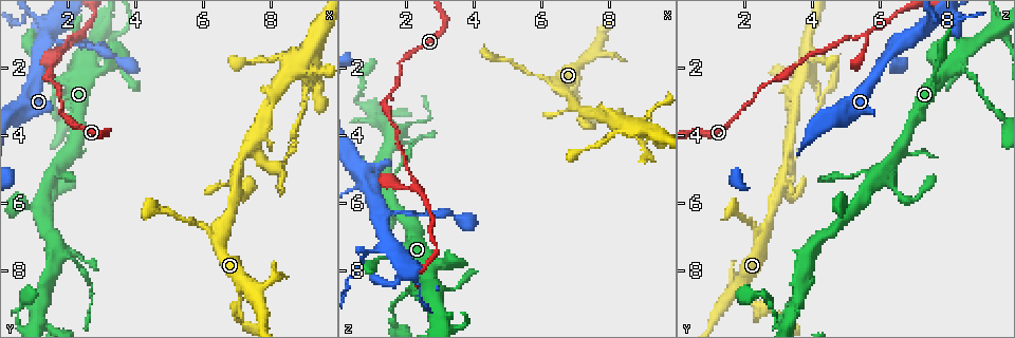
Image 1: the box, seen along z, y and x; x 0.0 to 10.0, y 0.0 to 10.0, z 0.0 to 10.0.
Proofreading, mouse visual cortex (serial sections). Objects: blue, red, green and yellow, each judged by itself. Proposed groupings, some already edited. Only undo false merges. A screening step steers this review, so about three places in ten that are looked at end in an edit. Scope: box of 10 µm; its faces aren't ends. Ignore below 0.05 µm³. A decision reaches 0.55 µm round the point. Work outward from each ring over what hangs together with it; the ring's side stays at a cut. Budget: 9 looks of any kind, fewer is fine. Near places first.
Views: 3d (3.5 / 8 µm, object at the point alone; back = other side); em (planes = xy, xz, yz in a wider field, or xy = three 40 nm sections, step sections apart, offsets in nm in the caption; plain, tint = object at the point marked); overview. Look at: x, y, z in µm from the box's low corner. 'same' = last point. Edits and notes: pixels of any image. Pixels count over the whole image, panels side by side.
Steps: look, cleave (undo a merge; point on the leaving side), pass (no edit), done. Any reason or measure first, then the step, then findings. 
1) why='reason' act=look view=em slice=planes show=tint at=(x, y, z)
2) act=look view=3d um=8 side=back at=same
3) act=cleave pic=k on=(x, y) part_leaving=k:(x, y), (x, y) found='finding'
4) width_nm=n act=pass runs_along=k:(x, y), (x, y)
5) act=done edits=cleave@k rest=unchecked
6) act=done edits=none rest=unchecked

act=look view=3d um=8 at=(6.35, 6.85, 2.60)

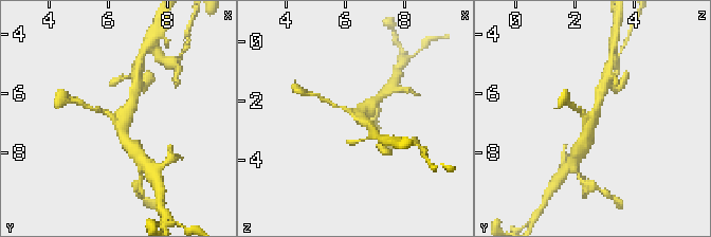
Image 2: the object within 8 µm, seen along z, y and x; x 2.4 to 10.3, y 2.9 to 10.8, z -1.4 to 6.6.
why='zoom in' act=look view=3d um=3.5 at=same

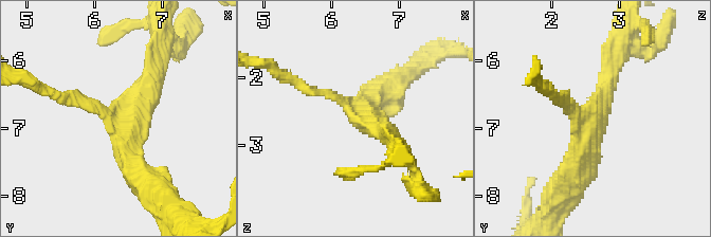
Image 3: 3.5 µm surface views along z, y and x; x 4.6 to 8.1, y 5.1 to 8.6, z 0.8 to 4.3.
arms=3 arm_widths_nm=150,300,350 why='shape alone is not enough' act=look view=em slice=xy step=3 show=tint at=(6.30, 6.75, 2.50)

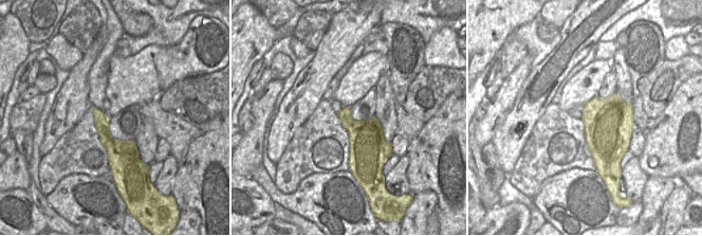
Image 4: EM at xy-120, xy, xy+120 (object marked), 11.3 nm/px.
act=pass runs_along=3:(139, 172), (128, 127), (60, 94) found='continuous, no second cell'

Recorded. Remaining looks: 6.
why='three-way junction' act=look view=3d um=3.5 at=(7.25, 4.50, 3.30)

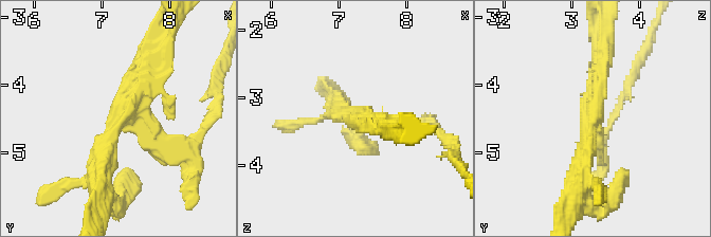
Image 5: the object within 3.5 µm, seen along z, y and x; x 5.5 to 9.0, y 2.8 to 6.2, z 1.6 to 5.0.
act=cleave pic=5 on=(196, 137) found='a second cell is stuck on'

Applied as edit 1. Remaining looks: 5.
why='see it whole again' act=look view=overview

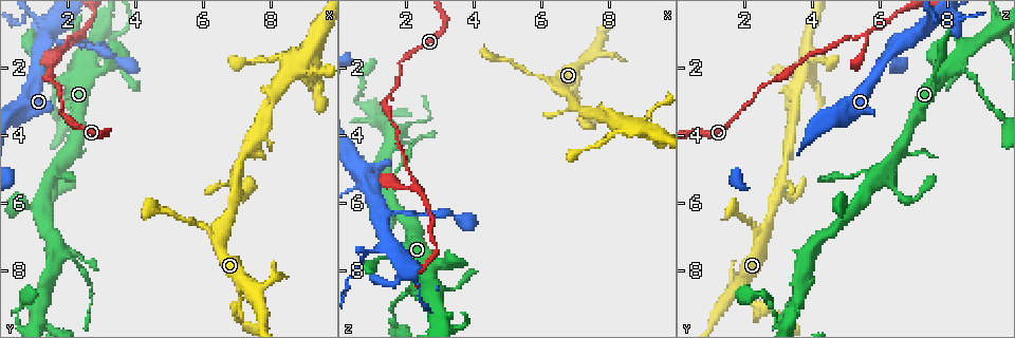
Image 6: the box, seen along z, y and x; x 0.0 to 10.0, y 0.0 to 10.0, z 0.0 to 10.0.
why='looks like a crossing' act=look view=em slice=xy step=5 show=tint at=(8.55, 2.10, 3.70)

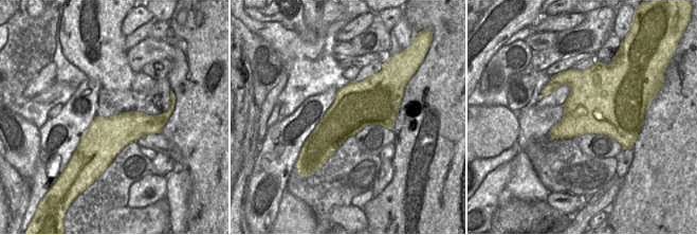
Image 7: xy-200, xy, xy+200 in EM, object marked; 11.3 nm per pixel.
act=look view=3d um=3.5 at=same

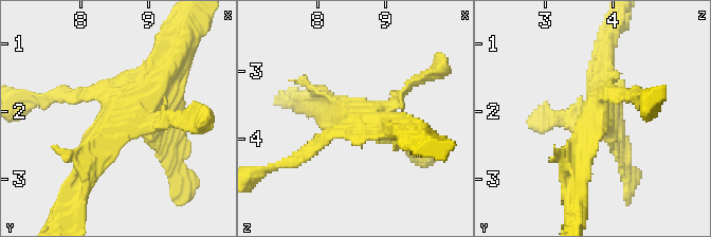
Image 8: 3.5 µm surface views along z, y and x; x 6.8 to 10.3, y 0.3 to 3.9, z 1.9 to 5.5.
act=pass found='all the same cell'

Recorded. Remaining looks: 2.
why='sharp bend' act=look view=3d um=3.5 side=back at=(2.25, 1.00, 5.65)

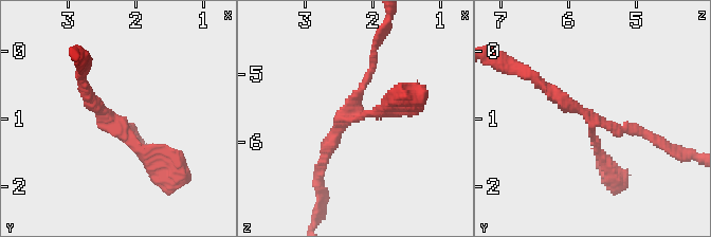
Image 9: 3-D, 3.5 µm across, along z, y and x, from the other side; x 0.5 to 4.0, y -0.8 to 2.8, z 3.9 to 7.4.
act=pass runs_along=9:(651, 137), (594, 121), (591, 137), (611, 169) found='continuous, no second cell'

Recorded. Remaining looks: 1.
act=done edits=cleave@5 rest=unchecked

